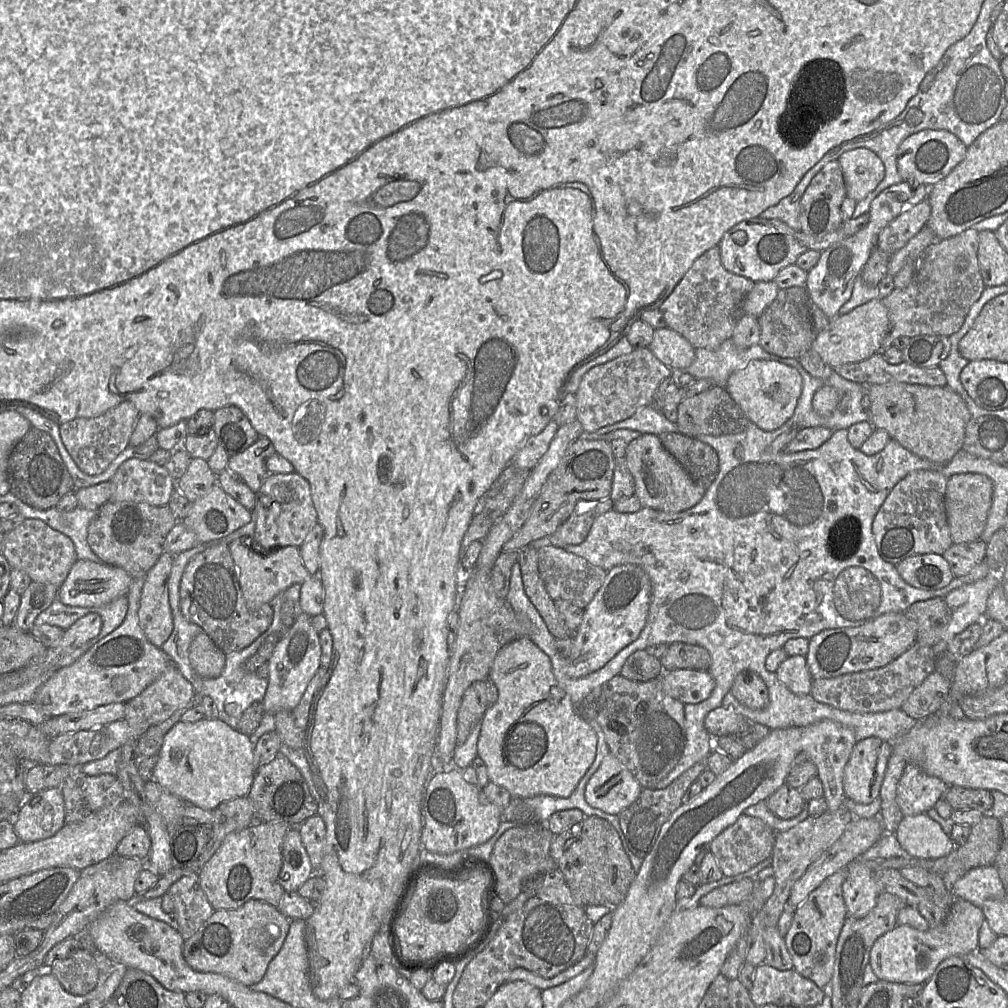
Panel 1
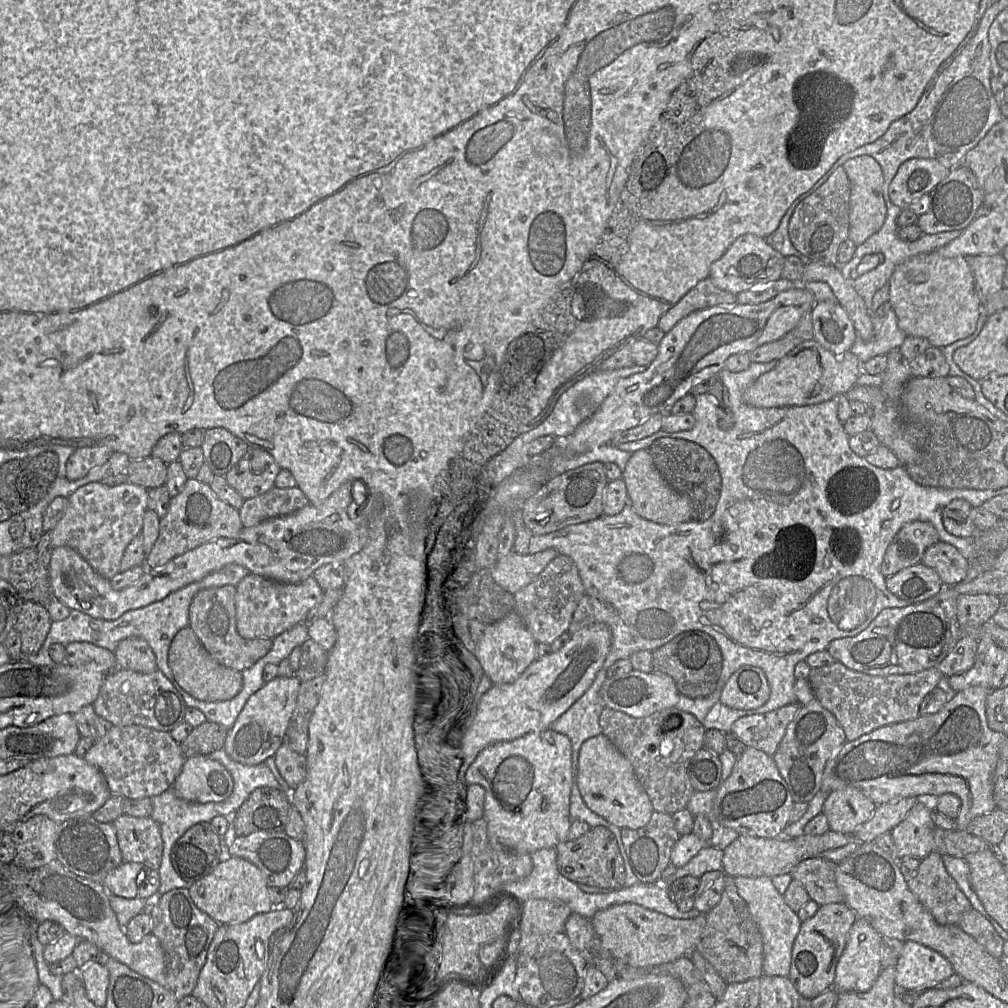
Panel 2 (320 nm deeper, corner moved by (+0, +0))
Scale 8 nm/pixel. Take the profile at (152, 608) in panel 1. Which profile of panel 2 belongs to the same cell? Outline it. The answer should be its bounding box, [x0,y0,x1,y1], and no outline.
[114,637,157,674]

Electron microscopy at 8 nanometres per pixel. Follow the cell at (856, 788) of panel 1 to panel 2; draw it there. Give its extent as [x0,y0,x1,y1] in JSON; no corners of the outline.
[822,787,876,834]

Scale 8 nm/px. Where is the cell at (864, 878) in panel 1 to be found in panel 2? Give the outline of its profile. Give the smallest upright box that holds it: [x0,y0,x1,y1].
[833,917,882,993]

